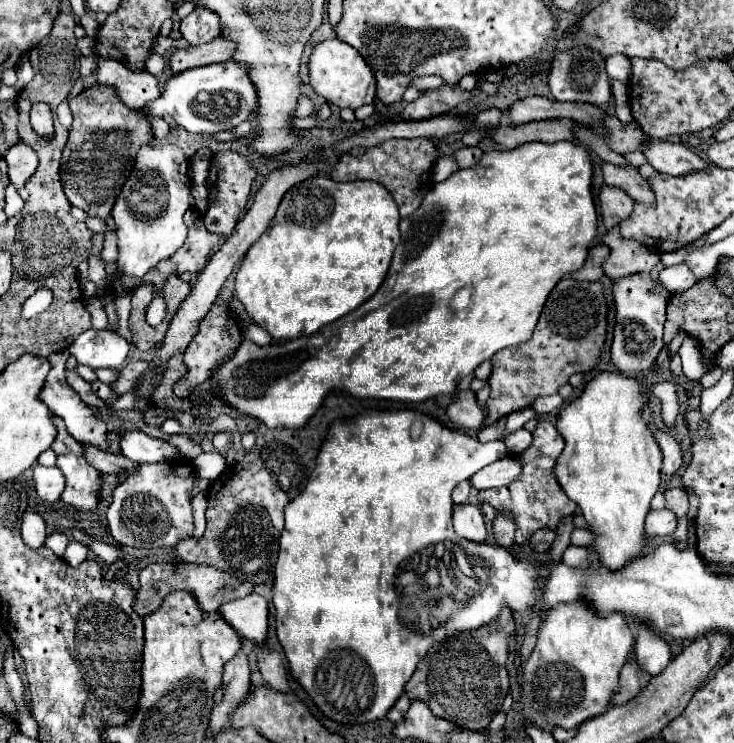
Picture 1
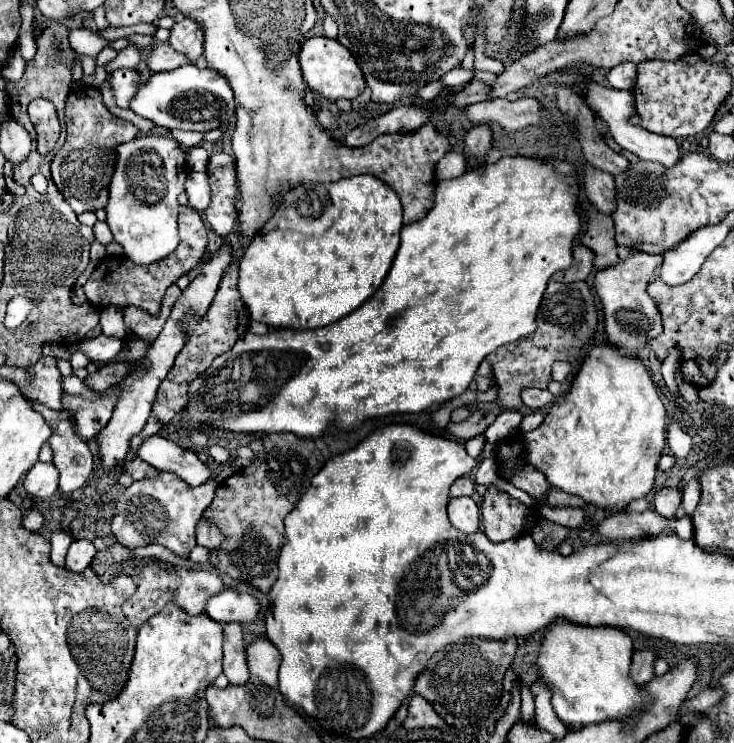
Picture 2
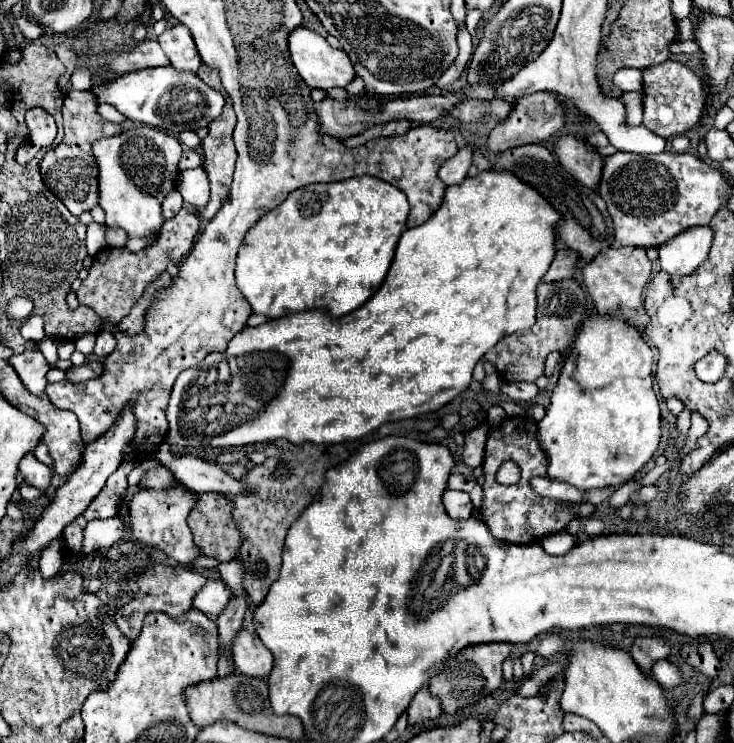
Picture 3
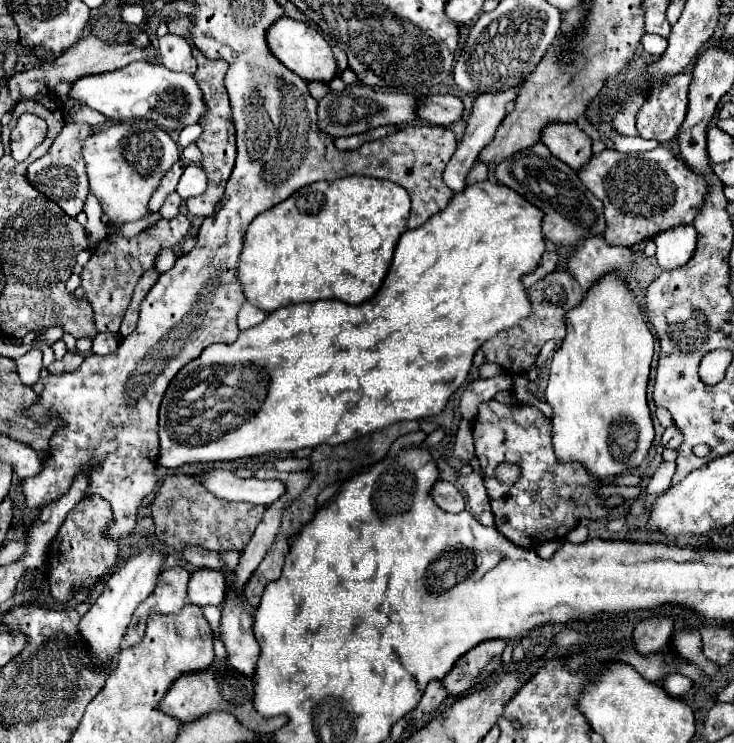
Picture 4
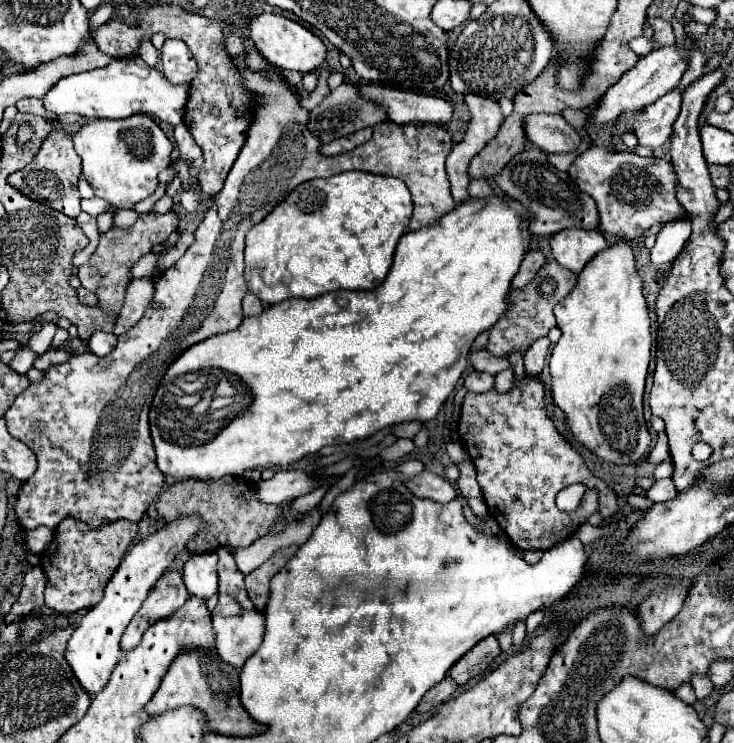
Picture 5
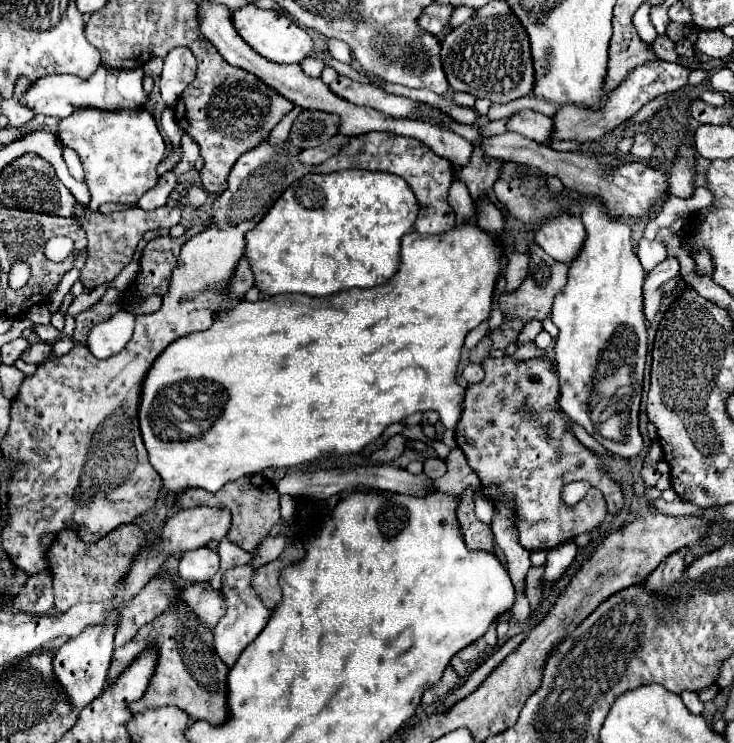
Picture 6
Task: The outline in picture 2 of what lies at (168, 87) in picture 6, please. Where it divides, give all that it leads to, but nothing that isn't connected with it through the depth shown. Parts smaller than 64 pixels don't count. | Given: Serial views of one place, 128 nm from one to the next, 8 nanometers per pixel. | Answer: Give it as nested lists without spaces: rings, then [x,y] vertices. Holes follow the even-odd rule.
[[[186,18],[186,20],[172,26],[168,44],[176,52],[188,56],[188,62],[196,64],[198,58],[202,56],[202,50],[204,50],[204,34],[192,20]]]

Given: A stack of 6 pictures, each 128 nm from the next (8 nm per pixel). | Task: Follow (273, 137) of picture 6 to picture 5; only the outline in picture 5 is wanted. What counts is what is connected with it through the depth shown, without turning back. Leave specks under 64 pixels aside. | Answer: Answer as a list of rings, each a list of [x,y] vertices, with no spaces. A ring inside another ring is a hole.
[[[321,69],[316,88],[312,93],[309,94],[308,97],[301,99],[300,108],[311,111],[330,93],[330,89],[327,85],[327,79],[332,72],[333,70],[331,69]]]

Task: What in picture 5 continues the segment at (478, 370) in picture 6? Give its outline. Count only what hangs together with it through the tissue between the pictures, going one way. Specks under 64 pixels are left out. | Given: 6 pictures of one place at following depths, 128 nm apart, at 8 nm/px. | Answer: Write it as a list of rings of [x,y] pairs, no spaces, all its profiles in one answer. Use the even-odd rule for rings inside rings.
[[[470,372],[464,380],[464,386],[468,388],[468,392],[486,392],[494,386],[494,376],[486,374],[486,372]]]

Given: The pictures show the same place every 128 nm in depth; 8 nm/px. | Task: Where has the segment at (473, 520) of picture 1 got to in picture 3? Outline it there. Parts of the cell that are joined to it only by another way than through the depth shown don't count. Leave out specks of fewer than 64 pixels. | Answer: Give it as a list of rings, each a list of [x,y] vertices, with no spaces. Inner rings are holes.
[[[446,490],[442,496],[442,502],[444,502],[448,516],[454,520],[464,520],[464,518],[472,516],[472,502],[470,502],[470,496],[466,492]]]

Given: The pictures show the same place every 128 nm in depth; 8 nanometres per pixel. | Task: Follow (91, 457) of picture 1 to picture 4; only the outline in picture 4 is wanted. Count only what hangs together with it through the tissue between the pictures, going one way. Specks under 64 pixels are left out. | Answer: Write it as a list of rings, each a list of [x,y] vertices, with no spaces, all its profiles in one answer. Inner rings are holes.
[[[170,474],[158,488],[150,510],[156,524],[156,538],[162,544],[174,546],[176,550],[180,550],[182,544],[182,546],[202,546],[212,552],[226,552],[226,550],[244,550],[244,544],[248,544],[248,540],[252,538],[252,532],[260,524],[266,508],[216,498],[202,486],[200,478]]]

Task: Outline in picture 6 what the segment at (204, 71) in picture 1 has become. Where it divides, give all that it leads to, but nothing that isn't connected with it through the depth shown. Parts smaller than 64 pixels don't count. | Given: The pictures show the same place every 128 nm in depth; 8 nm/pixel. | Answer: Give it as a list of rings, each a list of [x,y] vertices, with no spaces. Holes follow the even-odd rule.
[[[98,68],[90,80],[80,80],[78,76],[70,74],[48,74],[30,84],[30,88],[22,94],[20,102],[26,104],[36,114],[66,118],[76,108],[92,106],[100,110],[118,110],[118,108],[140,108],[148,102],[148,94],[142,90],[144,74],[140,68],[136,70],[112,70],[112,68]]]

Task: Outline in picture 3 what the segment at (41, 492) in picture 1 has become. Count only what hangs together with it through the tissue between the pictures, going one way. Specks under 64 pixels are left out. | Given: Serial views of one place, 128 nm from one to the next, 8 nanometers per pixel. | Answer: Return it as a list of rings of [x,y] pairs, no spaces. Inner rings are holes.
[[[28,454],[28,456],[24,456],[24,460],[20,462],[20,474],[22,474],[22,478],[28,482],[28,484],[32,484],[32,486],[36,486],[36,488],[40,488],[40,490],[48,490],[48,486],[50,486],[50,480],[52,480],[52,470],[48,468],[48,466],[44,466],[42,462],[38,462],[36,458],[34,458],[34,454]]]

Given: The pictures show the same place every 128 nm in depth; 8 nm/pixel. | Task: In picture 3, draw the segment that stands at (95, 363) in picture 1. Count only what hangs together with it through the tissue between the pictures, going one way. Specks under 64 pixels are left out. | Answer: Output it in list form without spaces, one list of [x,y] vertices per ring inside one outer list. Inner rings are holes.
[[[110,330],[98,332],[98,336],[96,336],[96,346],[94,346],[94,354],[96,354],[98,358],[106,358],[114,348],[116,348],[116,338],[114,338],[114,334],[112,334]]]

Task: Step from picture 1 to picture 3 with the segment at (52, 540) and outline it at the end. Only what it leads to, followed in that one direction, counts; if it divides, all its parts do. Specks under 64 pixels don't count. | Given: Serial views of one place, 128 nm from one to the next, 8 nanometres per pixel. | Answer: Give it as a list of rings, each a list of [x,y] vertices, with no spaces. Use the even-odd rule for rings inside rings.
[[[54,540],[50,546],[42,550],[40,556],[40,572],[44,578],[52,578],[60,572],[62,566],[62,540]]]

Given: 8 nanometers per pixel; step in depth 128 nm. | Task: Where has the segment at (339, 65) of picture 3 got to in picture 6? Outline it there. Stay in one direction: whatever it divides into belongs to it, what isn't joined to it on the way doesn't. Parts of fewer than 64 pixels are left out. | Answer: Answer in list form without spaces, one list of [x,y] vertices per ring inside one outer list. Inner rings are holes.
[[[248,4],[244,8],[232,10],[232,24],[250,48],[254,48],[260,56],[274,60],[278,64],[294,64],[294,62],[298,64],[312,54],[312,38],[306,34],[306,30],[276,10],[262,10],[258,6]]]

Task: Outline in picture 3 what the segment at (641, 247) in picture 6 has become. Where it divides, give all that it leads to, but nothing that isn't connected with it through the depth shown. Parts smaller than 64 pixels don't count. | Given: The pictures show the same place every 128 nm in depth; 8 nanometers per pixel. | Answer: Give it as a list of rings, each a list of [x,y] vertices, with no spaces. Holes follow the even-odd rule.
[[[708,226],[680,232],[676,240],[668,240],[668,244],[662,244],[658,248],[660,266],[668,274],[688,276],[708,258],[710,244],[712,244],[712,230]]]

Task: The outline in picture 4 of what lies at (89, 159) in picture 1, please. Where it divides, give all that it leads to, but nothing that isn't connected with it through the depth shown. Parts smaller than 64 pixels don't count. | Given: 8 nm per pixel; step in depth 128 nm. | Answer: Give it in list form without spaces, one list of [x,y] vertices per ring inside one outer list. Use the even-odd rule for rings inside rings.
[[[66,122],[62,132],[54,138],[50,150],[38,158],[36,162],[32,162],[26,168],[26,176],[28,182],[42,192],[44,196],[48,196],[52,202],[56,202],[68,216],[76,216],[82,212],[84,208],[84,200],[90,192],[88,188],[88,176],[86,176],[86,166],[84,166],[84,158],[82,158],[82,144],[84,140],[92,134],[92,128],[88,124],[72,124]]]

